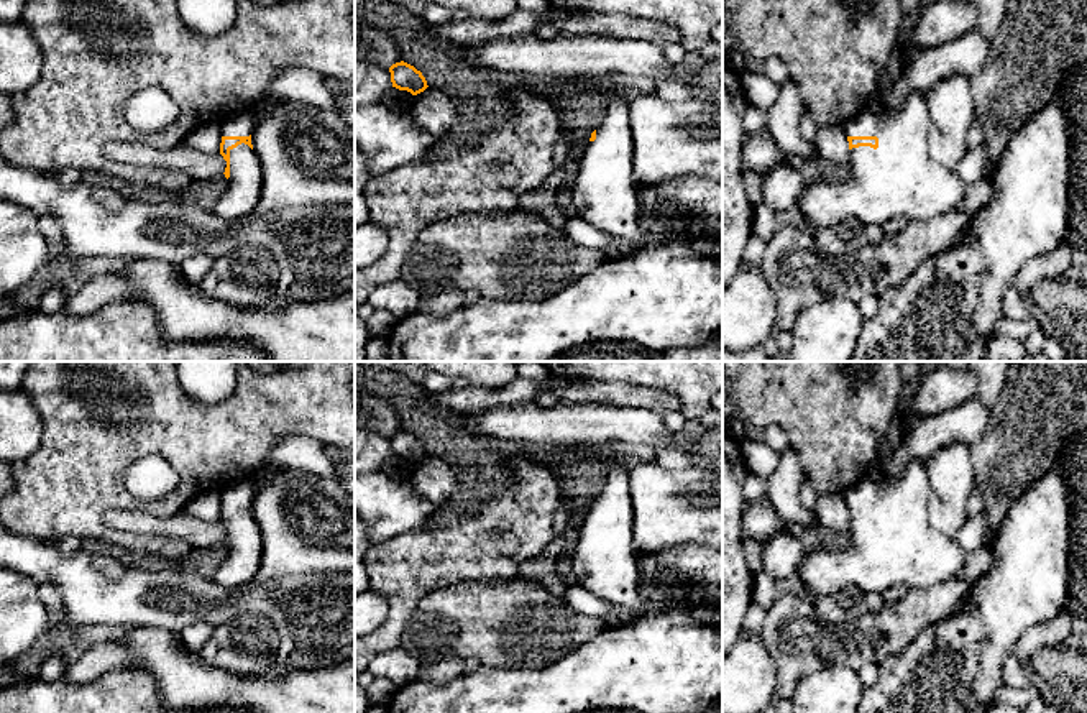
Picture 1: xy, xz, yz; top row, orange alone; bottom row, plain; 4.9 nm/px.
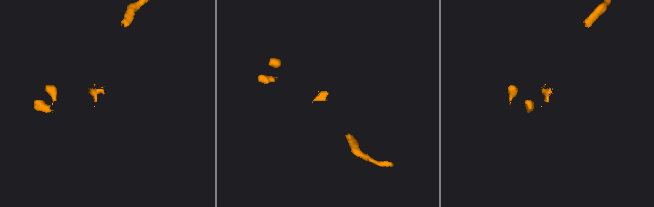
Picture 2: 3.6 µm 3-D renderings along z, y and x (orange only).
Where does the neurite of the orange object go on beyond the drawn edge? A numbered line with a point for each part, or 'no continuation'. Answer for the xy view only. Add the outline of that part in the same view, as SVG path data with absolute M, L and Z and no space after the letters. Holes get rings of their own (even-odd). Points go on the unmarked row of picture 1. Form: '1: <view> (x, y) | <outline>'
1: xy (243, 561) | M245 511L230 518L228 555L217 565L212 578L223 588L241 588L255 580L263 555L261 531Z

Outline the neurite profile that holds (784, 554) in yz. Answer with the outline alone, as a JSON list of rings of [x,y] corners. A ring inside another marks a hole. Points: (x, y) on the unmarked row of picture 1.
[[[785,527],[764,544],[764,572],[775,582],[796,575],[806,555],[805,545]]]

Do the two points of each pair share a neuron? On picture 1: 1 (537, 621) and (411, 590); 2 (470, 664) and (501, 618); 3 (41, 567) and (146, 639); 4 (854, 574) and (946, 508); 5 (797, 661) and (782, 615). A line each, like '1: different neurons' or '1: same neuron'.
1: different neurons
2: different neurons
3: different neurons
4: different neurons
5: same neuron

